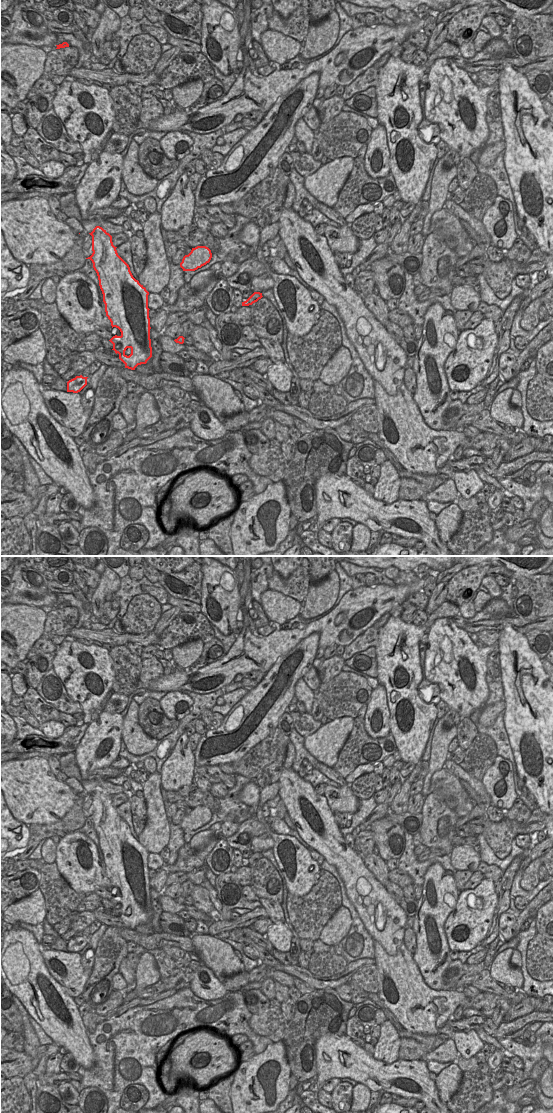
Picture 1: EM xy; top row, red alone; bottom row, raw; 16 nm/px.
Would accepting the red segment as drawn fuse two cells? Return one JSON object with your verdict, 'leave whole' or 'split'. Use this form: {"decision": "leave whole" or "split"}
{"decision": "split"}

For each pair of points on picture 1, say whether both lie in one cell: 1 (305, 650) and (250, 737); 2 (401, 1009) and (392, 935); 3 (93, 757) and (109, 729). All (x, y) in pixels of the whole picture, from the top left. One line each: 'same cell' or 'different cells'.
1: same cell
2: different cells
3: same cell

